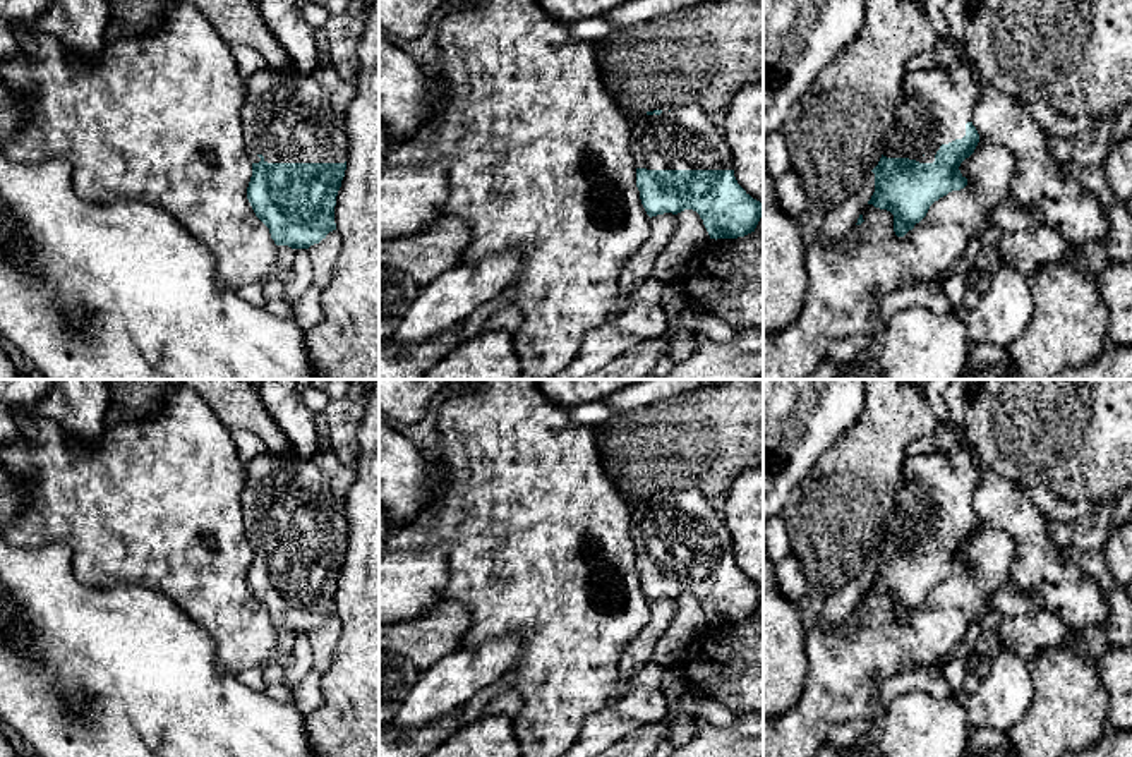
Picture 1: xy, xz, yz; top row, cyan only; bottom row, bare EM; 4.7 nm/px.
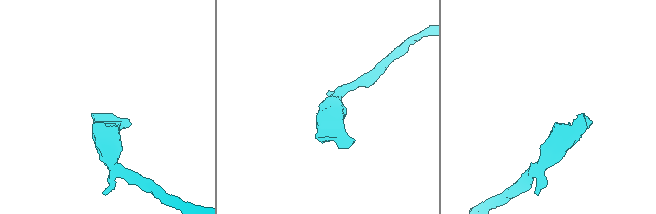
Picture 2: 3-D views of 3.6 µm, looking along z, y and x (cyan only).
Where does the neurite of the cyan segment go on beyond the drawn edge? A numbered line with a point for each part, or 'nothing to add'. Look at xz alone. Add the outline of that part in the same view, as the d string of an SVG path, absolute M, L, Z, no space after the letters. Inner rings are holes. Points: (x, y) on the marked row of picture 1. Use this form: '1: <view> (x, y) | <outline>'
1: xz (688, 139) | M695 105L641 117L631 125L629 153L647 170L732 170L724 122Z

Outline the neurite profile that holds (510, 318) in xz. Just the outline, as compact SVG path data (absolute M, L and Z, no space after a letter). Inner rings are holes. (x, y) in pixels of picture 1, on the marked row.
M504 307L487 318L482 324L484 330L501 330L501 331L516 331L523 323L523 312L515 307Z

